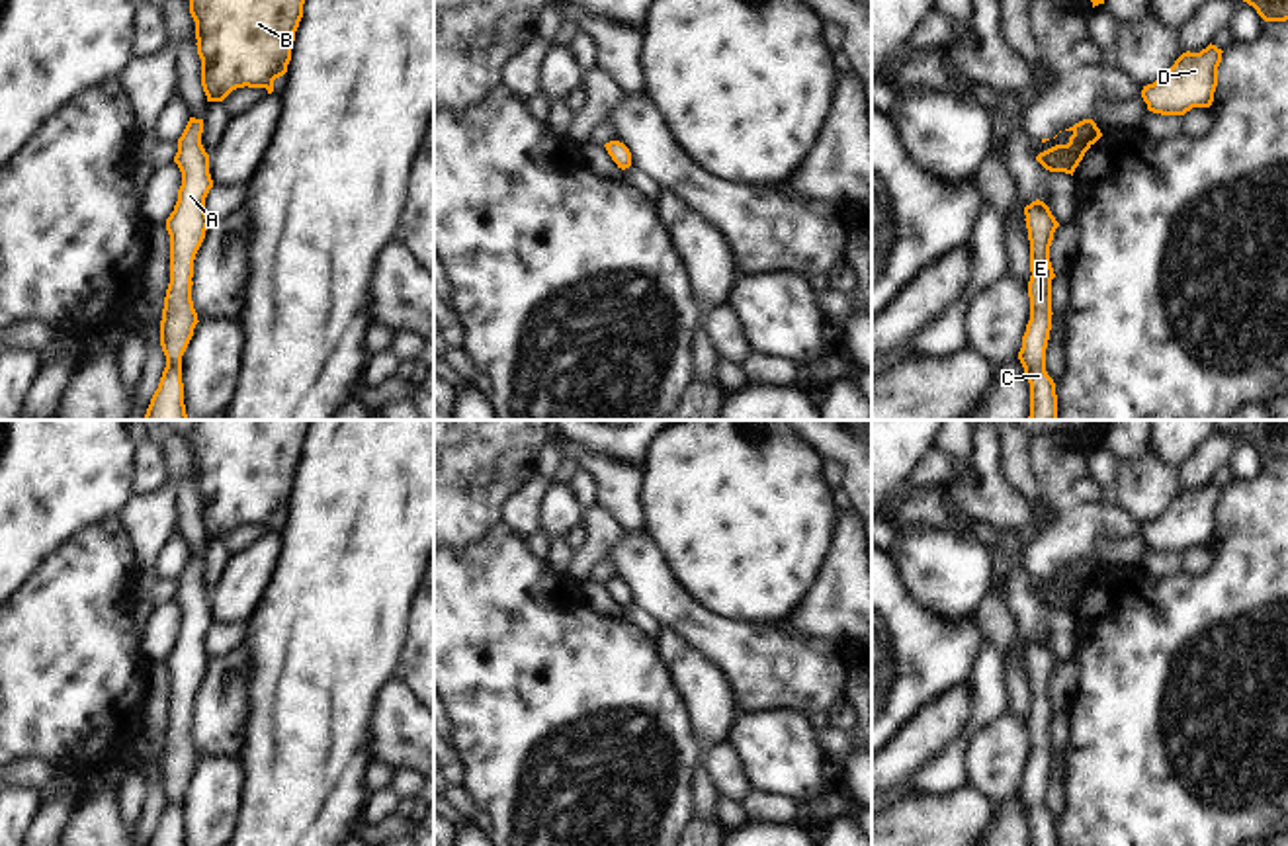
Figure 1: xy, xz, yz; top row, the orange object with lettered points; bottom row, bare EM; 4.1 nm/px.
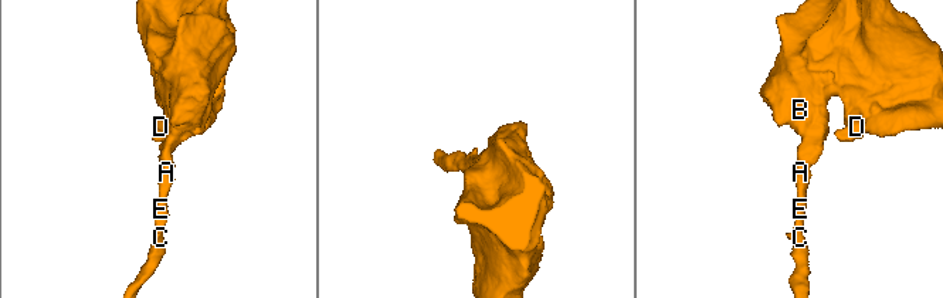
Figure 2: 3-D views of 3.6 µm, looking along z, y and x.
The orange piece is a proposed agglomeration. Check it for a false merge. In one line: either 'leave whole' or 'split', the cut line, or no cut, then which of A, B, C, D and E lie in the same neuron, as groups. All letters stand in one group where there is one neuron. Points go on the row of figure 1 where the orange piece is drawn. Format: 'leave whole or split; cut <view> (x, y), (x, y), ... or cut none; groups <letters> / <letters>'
leave whole; cut none; groups A B C D E

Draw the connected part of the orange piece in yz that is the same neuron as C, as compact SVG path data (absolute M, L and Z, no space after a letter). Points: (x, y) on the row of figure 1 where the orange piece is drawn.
M1036 199L1024 207L1030 240L1030 320L1022 336L1018 360L1030 383L1028 420L1057 420L1055 383L1046 371L1046 348L1052 330L1052 279L1055 277L1050 262L1050 246L1059 227L1050 207Z

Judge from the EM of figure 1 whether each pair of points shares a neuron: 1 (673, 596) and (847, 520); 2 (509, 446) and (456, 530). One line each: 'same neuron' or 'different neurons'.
1: different neurons
2: same neuron

